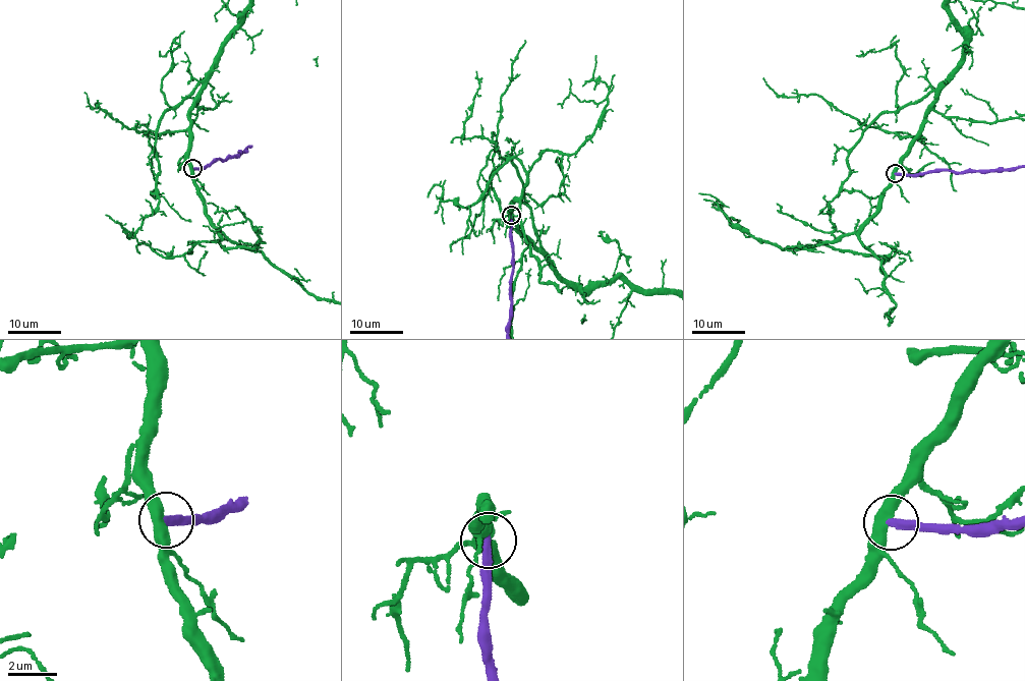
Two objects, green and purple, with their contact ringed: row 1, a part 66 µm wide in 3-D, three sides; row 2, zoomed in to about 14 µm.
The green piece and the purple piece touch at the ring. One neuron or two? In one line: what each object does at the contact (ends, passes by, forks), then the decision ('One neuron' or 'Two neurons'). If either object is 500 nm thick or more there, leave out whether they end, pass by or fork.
At the ring green passes by. At the ring purple ends. Two neurons

